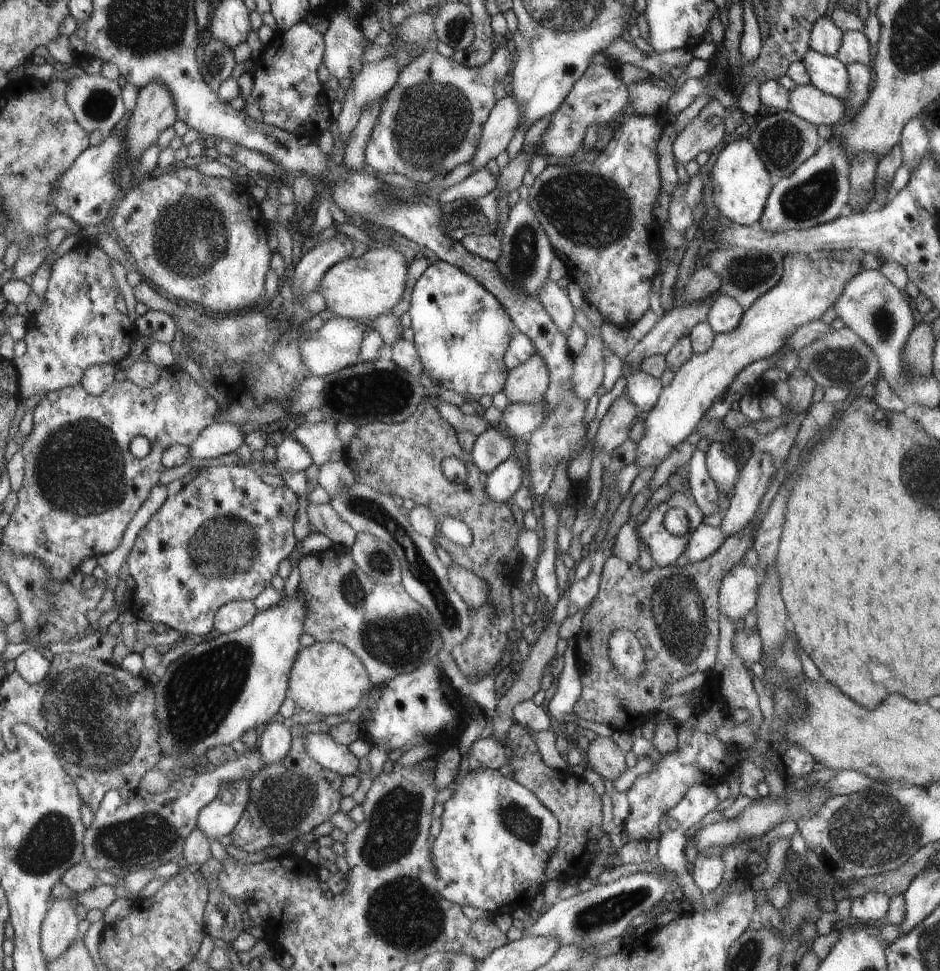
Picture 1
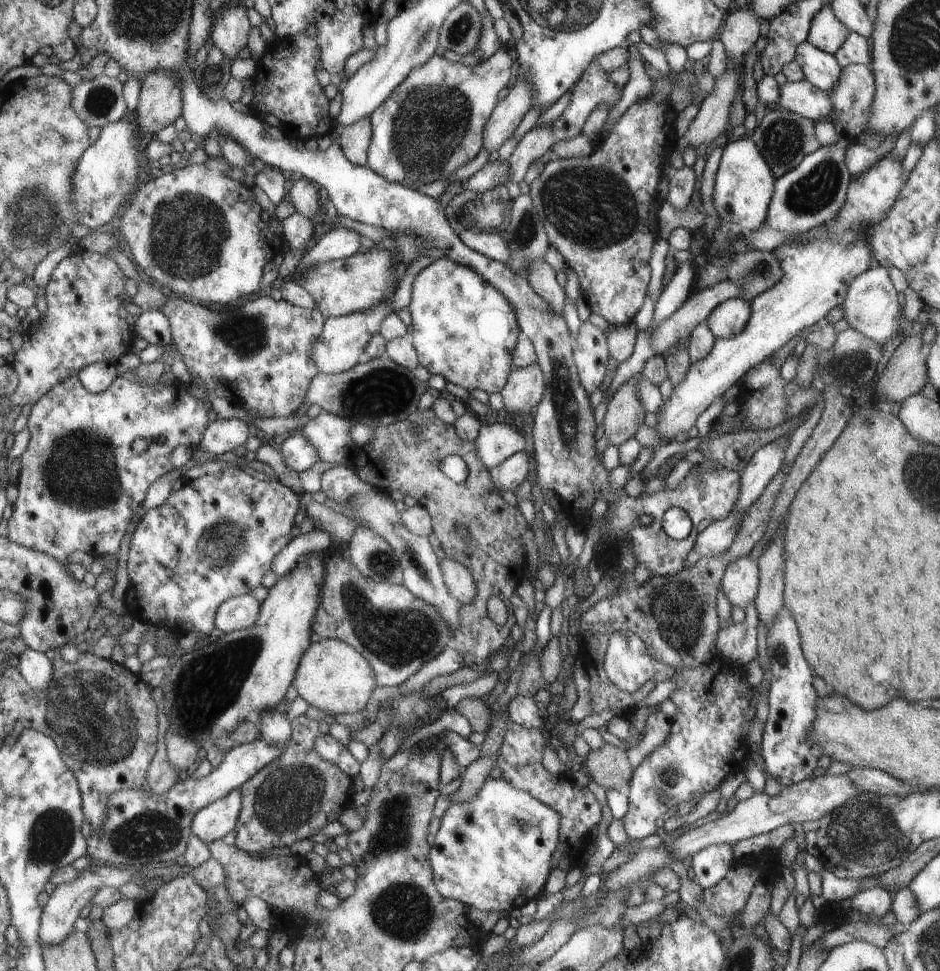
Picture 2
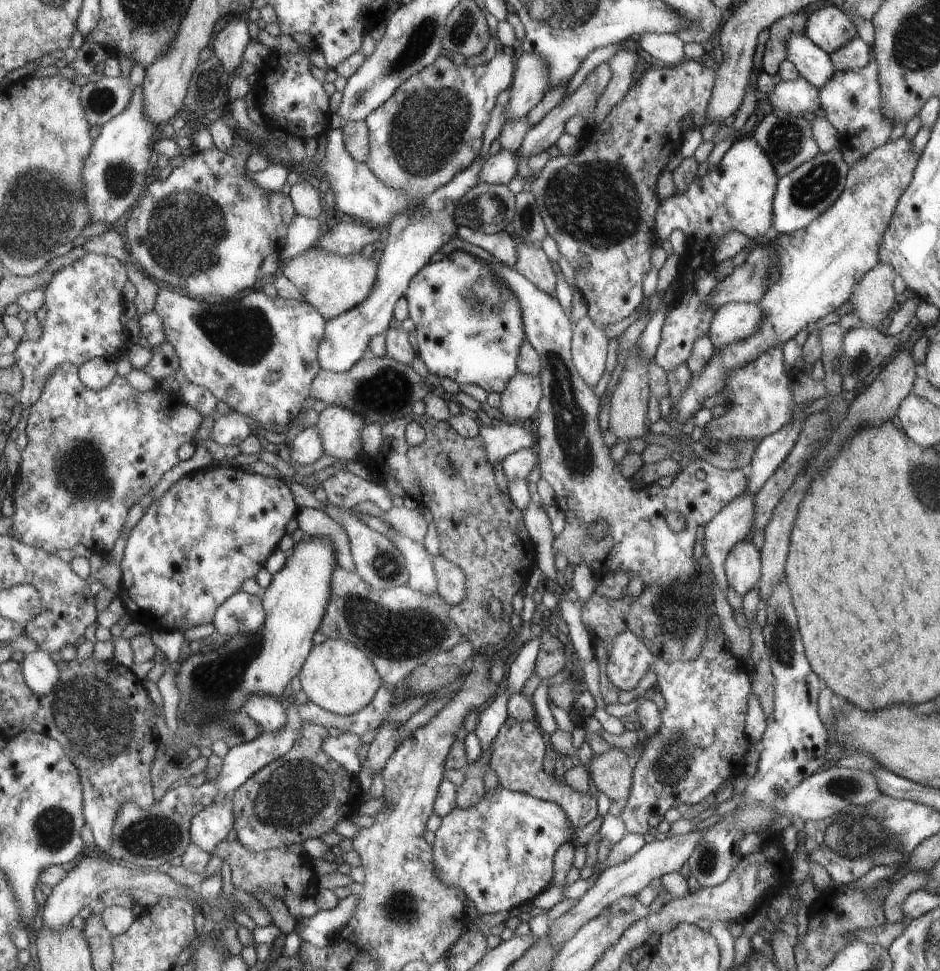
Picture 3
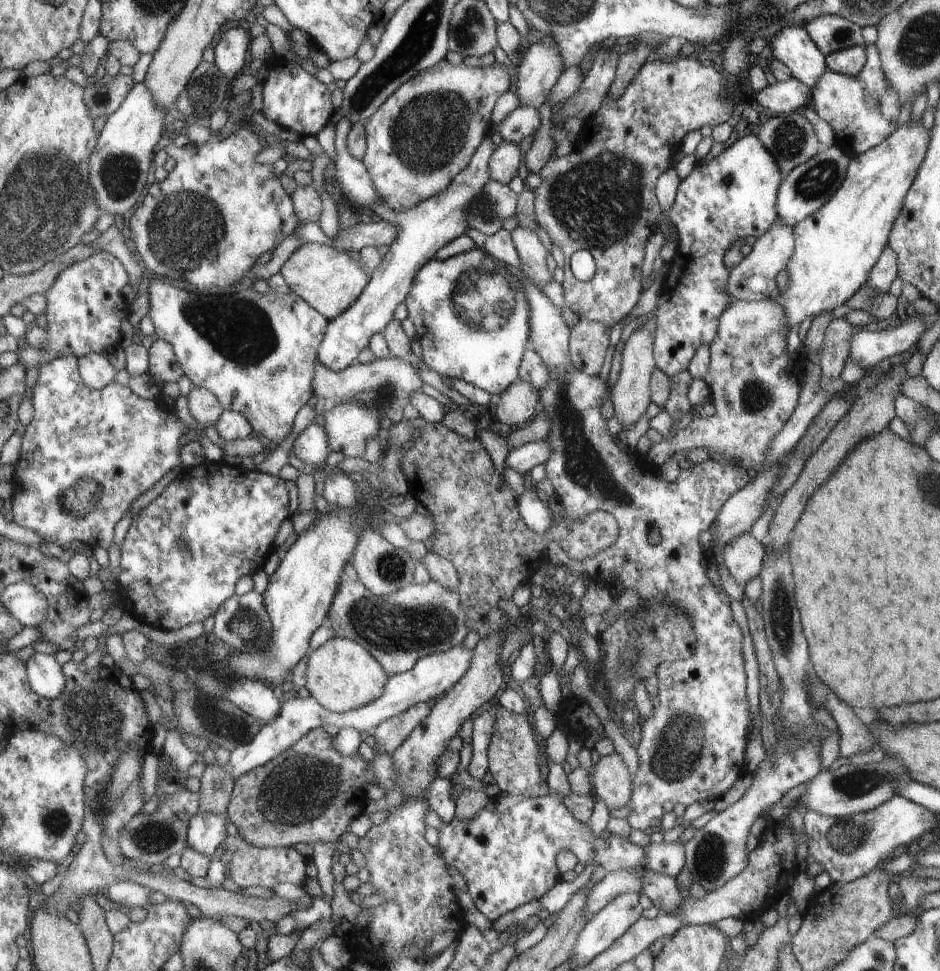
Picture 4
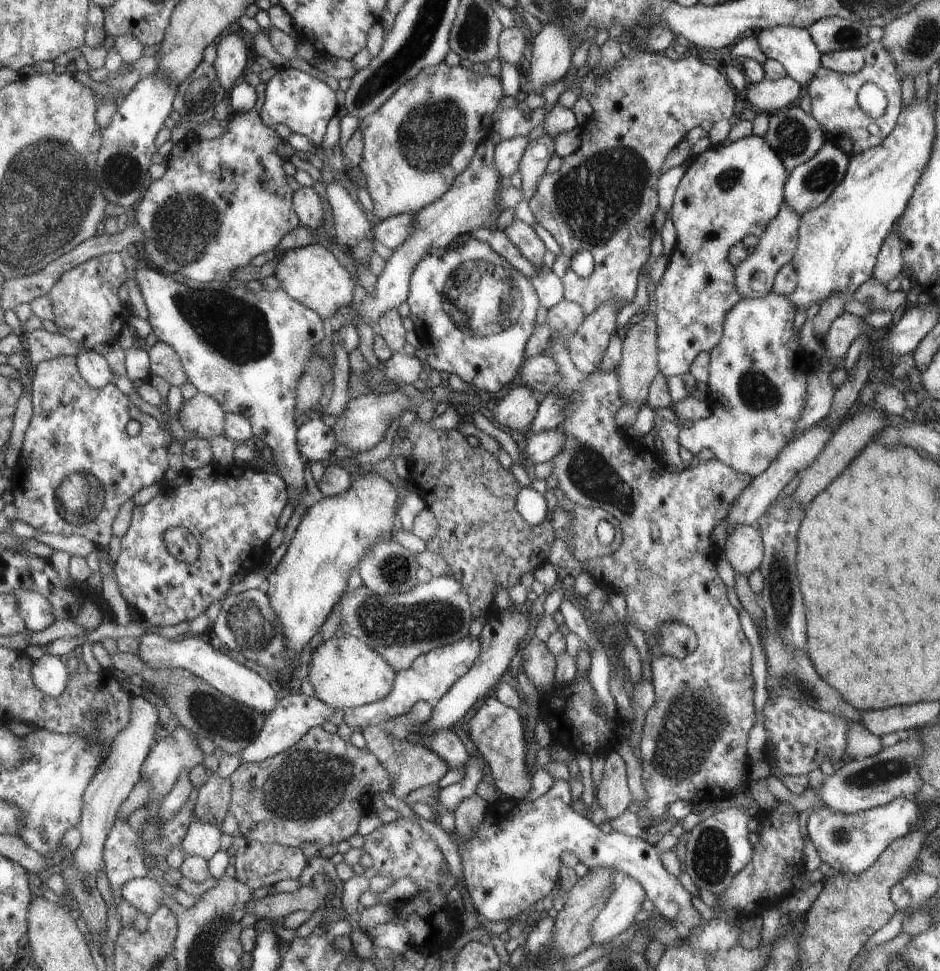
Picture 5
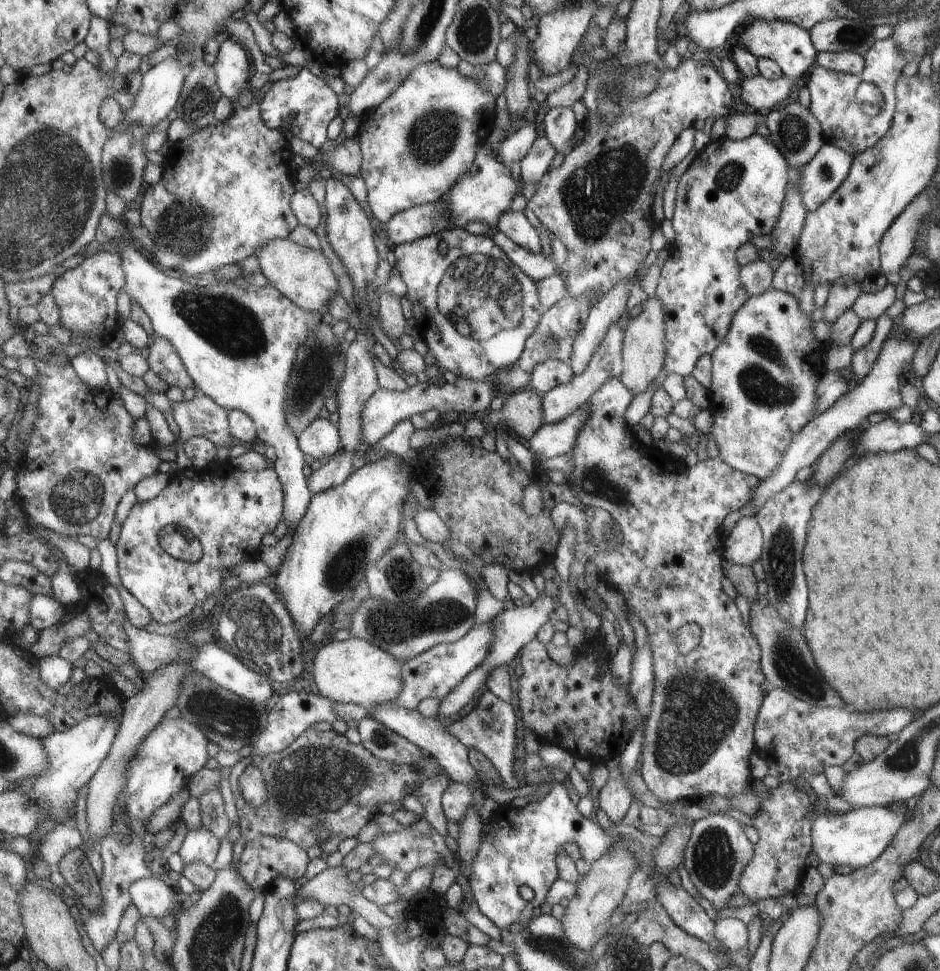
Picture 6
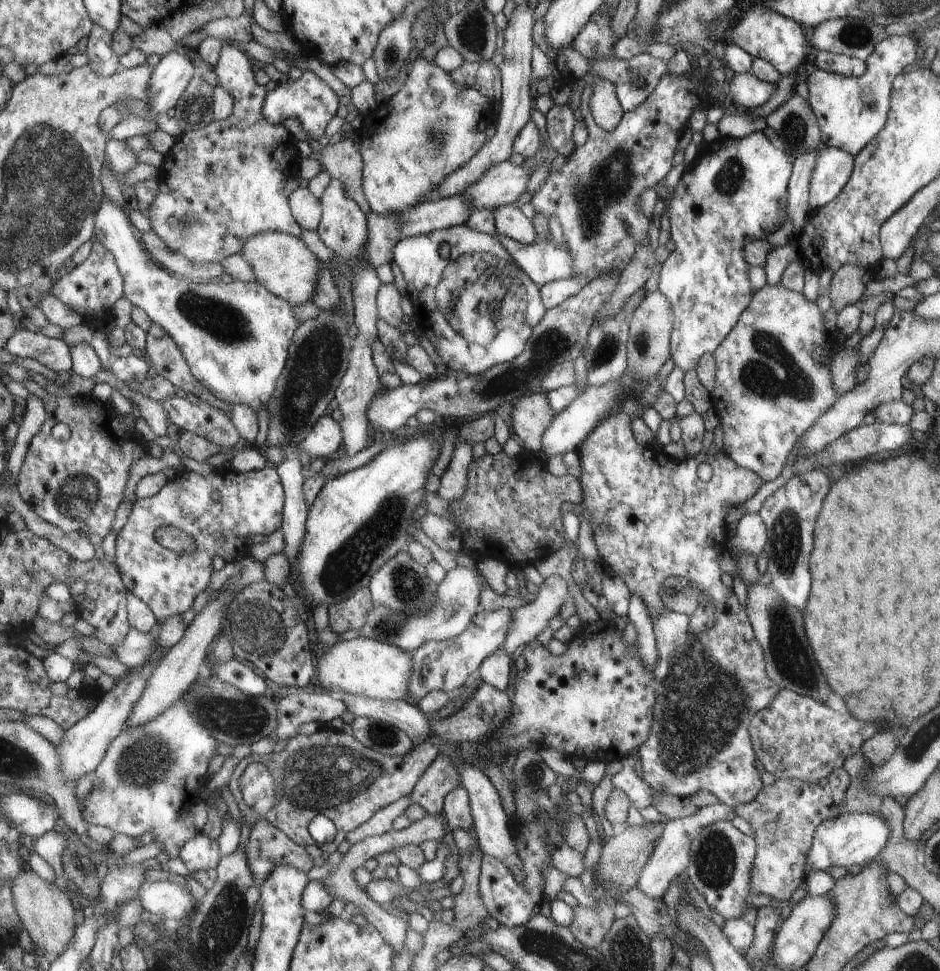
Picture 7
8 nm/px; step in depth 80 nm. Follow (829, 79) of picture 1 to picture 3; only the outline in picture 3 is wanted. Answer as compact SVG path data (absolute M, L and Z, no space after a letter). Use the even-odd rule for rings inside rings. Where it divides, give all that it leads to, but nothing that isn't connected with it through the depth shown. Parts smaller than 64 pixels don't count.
M804 33L792 34L785 43L785 52L785 59L815 88L825 85L835 72L829 55Z

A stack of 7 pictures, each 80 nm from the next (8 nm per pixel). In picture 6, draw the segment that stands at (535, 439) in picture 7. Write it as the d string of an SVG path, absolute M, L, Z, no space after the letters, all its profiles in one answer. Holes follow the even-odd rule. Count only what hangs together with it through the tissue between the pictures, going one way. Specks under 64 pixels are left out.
M531 388L519 390L503 399L502 407L497 411L489 410L480 416L485 433L494 434L494 430L503 422L518 438L528 441L545 424L543 399Z

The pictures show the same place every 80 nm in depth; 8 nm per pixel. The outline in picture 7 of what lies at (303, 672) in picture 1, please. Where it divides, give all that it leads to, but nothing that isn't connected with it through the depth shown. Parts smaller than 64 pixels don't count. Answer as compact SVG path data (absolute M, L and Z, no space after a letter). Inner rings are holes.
M357 637L337 641L325 656L317 658L317 664L321 685L331 693L345 692L379 701L402 700L408 694L407 682L409 672L412 672L411 655L373 638Z

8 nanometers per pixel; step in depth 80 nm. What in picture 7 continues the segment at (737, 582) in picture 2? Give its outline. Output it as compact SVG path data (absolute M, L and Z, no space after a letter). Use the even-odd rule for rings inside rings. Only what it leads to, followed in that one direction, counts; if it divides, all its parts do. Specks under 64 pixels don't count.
M747 512L737 520L733 536L725 545L725 550L732 558L739 558L743 552L757 556L767 543L766 528L759 514Z

